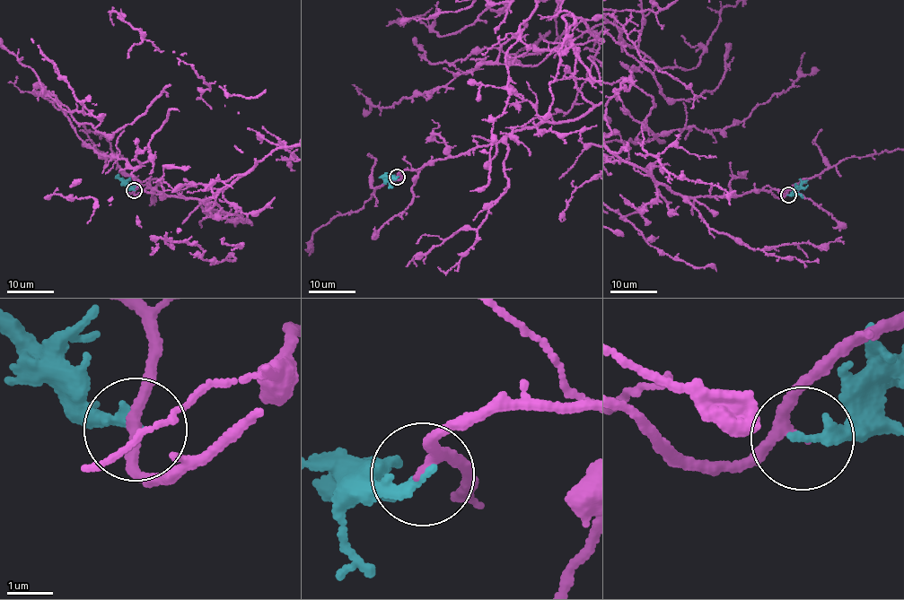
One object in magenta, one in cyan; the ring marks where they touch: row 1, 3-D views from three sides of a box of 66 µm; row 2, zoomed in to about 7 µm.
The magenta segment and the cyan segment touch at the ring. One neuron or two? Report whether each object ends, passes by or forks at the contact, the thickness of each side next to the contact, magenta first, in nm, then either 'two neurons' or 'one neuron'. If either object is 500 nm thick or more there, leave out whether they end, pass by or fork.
magenta passes by; cyan ends; calibres 200 and 220 nm; two neurons

